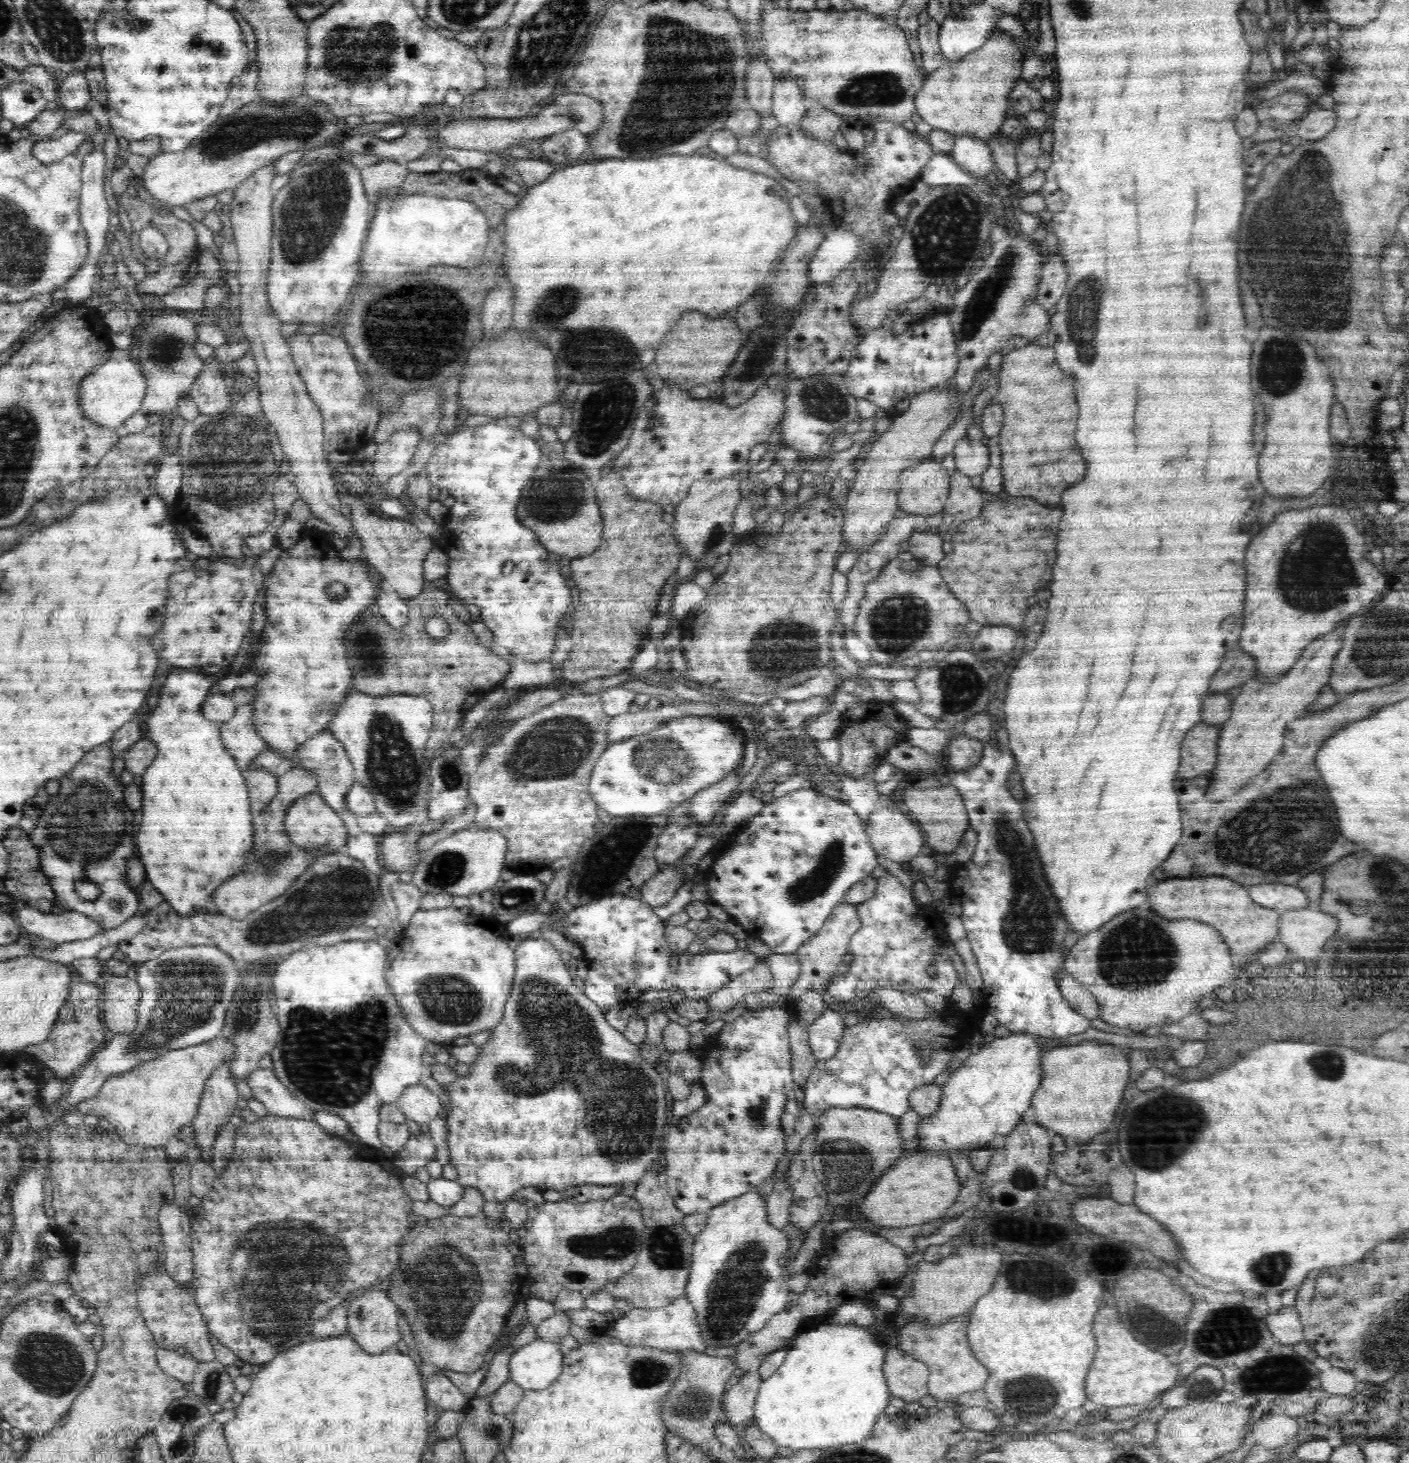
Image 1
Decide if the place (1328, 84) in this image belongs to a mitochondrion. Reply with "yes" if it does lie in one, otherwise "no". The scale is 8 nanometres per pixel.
no

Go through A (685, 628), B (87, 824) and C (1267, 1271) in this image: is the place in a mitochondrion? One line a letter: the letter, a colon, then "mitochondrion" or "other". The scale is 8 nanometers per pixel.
A: other
B: mitochondrion
C: mitochondrion

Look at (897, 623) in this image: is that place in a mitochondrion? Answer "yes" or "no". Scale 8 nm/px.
yes

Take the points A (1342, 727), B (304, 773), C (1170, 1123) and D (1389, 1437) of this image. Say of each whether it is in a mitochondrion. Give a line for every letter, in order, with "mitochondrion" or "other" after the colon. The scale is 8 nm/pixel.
A: other
B: other
C: mitochondrion
D: other

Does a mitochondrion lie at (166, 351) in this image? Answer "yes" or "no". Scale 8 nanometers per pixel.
yes

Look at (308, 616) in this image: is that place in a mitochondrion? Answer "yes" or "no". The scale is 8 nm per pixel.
no

